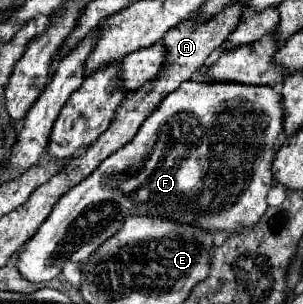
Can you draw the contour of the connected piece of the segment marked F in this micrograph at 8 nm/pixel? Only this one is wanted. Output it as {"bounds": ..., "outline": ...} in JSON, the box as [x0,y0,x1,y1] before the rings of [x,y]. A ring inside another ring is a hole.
{"bounds":[16,81,284,283],"outline":[[[186,81],[182,83],[182,87],[178,87],[176,91],[172,91],[170,95],[166,95],[162,99],[162,105],[150,113],[150,117],[144,121],[144,125],[140,127],[140,131],[136,133],[136,137],[126,143],[122,149],[118,149],[116,153],[112,153],[108,159],[104,159],[96,171],[92,175],[88,175],[84,181],[80,181],[76,187],[72,187],[52,209],[50,217],[40,225],[40,229],[36,231],[36,235],[18,251],[18,263],[16,269],[20,271],[20,275],[30,281],[30,283],[44,283],[50,281],[54,277],[58,277],[64,269],[66,259],[70,261],[84,261],[88,259],[88,255],[92,255],[92,251],[96,251],[96,247],[100,247],[100,243],[104,243],[104,239],[108,239],[110,235],[114,235],[124,219],[128,219],[128,215],[152,215],[152,217],[166,217],[166,219],[176,219],[180,223],[188,223],[188,225],[196,225],[202,229],[210,229],[210,231],[230,231],[232,235],[254,227],[260,217],[264,215],[264,211],[268,209],[266,205],[266,195],[272,189],[274,177],[272,177],[272,157],[274,157],[274,143],[280,141],[280,127],[284,123],[284,111],[280,107],[280,95],[268,87],[268,85],[260,85],[260,87],[244,87],[240,83],[196,83],[196,81]]]}

